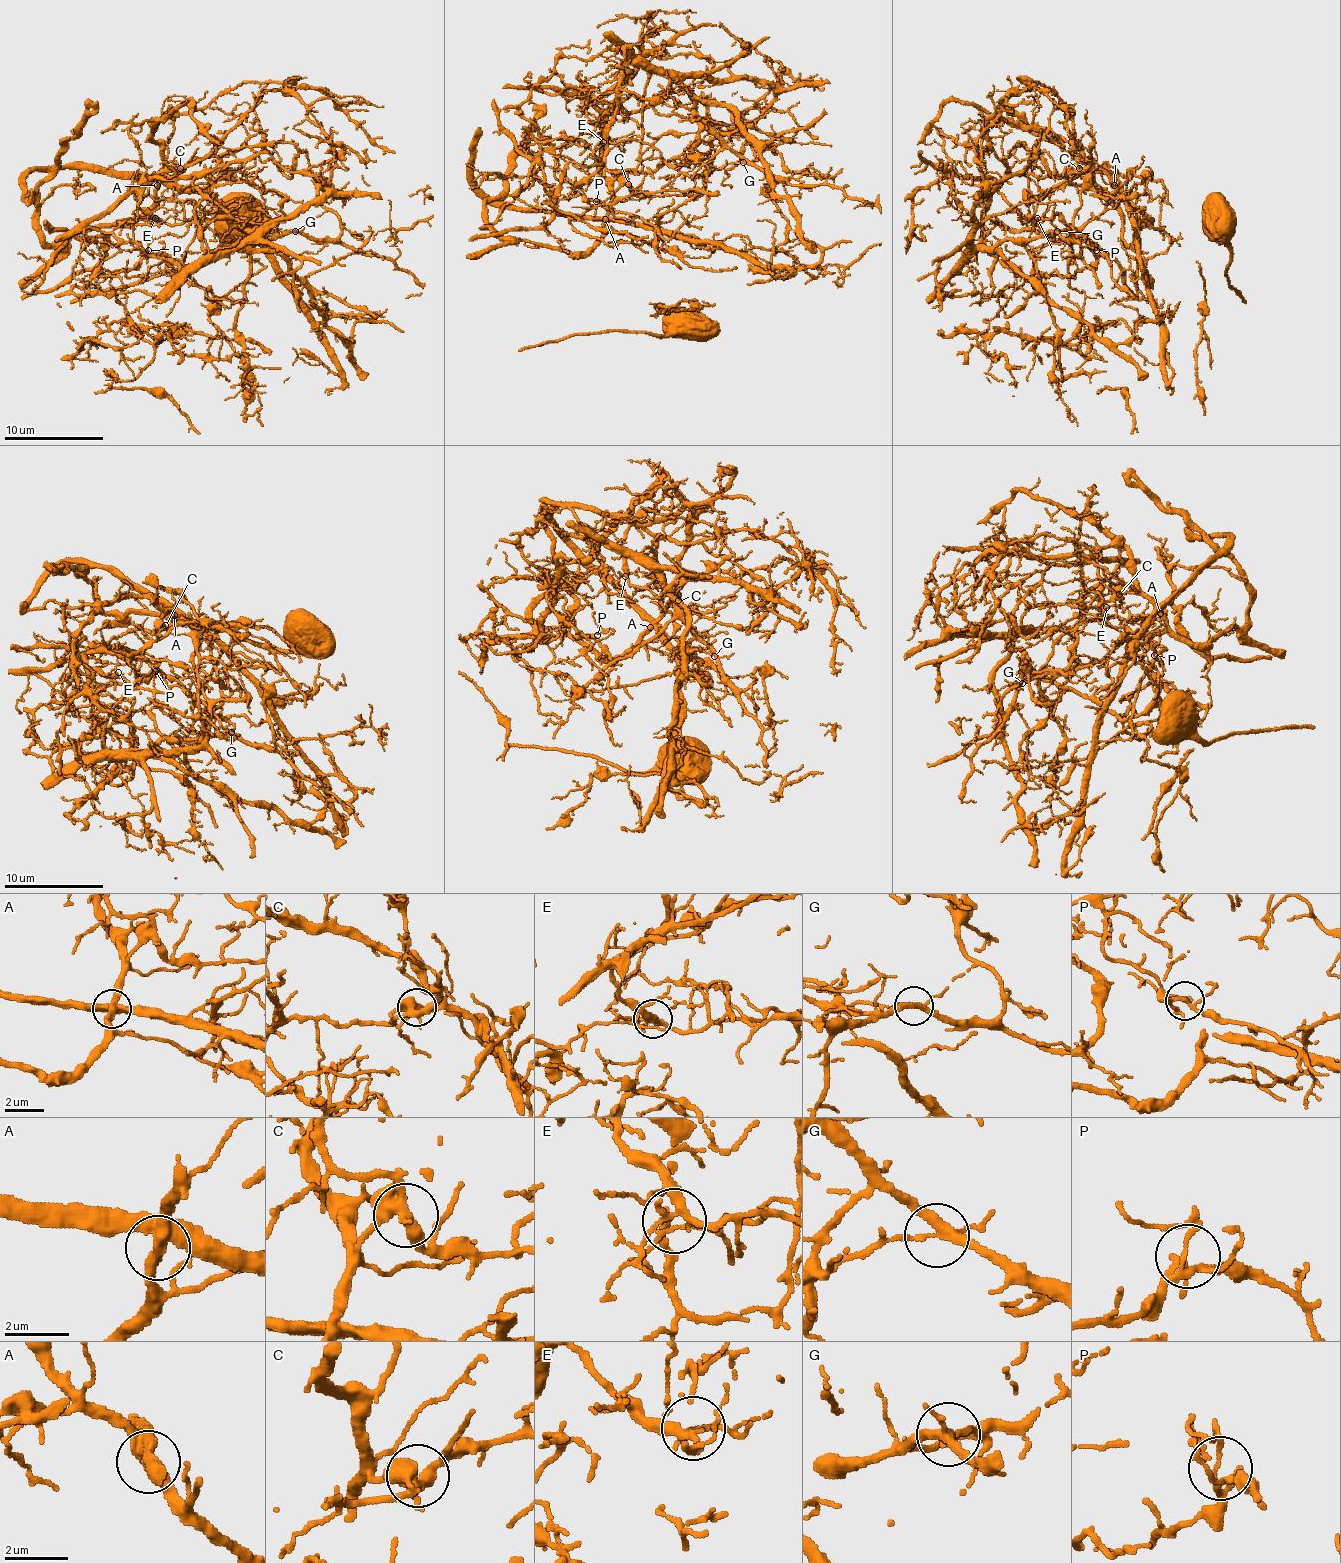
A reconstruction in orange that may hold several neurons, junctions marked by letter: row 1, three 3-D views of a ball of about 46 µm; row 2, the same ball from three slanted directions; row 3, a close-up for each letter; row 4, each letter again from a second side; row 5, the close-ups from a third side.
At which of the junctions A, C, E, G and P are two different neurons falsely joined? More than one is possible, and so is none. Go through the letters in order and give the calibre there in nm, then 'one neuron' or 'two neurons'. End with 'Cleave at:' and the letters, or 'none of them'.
A: 420 nm thick; two neurons
C: 460 nm thick; one neuron
E: 240 nm thick; one neuron
G: 260 nm thick; two neurons
P: 130 nm thick; one neuron
Cleave at: A, G

